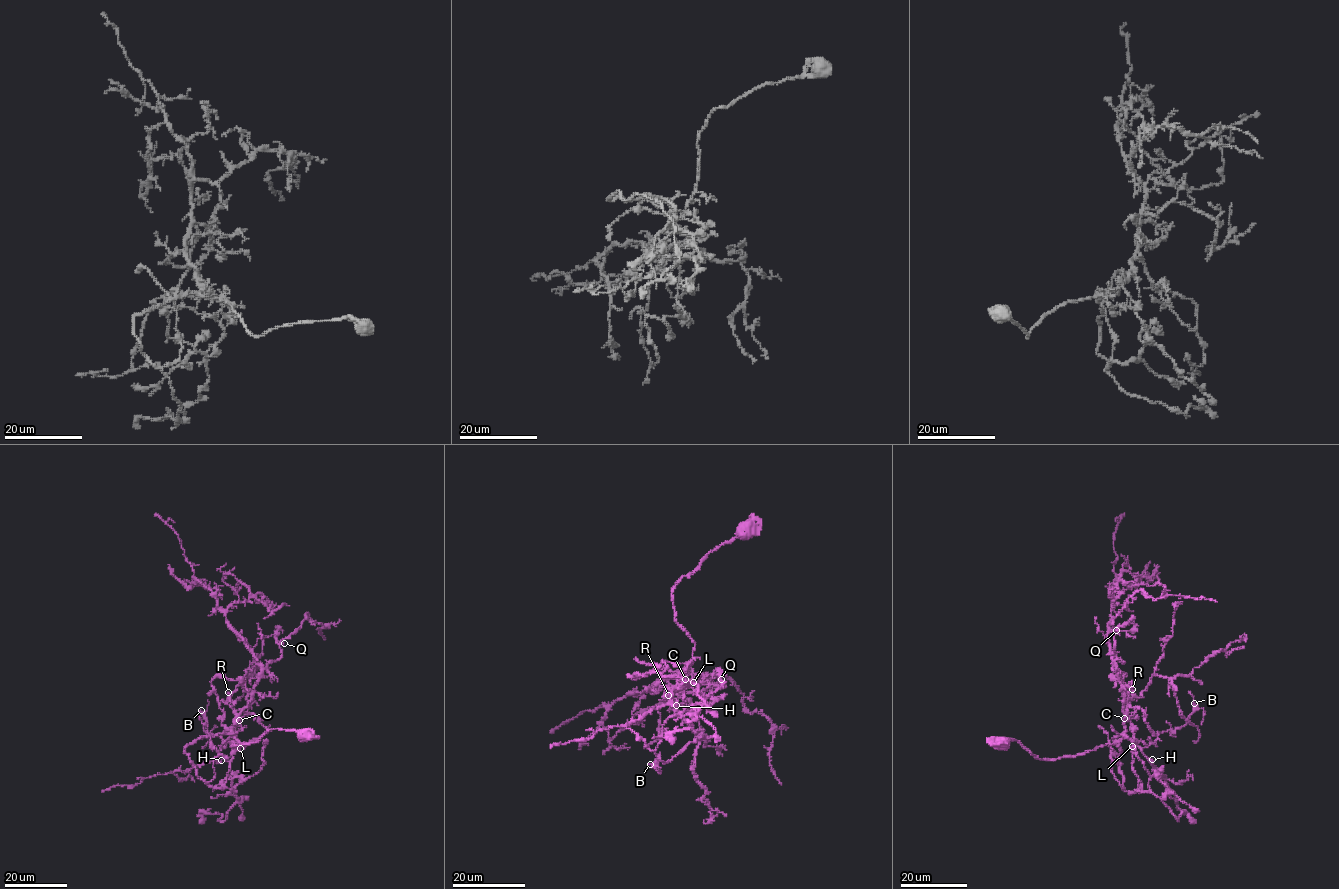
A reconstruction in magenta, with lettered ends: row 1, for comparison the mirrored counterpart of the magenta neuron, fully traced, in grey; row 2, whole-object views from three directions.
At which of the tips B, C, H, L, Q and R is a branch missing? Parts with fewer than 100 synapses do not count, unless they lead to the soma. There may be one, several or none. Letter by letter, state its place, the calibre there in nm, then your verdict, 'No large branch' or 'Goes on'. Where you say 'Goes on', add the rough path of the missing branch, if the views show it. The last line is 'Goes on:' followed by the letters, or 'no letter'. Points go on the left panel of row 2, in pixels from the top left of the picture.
B: Place: (201, 710). Thickness 140 nm. No large branch
C: Place: (239, 720). Thickness 150 nm. No large branch
H: Place: (221, 760). Thickness 190 nm. No large branch
L: Place: (240, 748). Thickness 380 nm. No large branch
Q: Place: (284, 643). Thickness 200 nm. No large branch
R: Place: (228, 692). Thickness 280 nm. Goes on. Course of what is missing: (228, 692), (216, 679), (213, 664), (220, 652), (224, 621), (230, 619), (275, 645), (295, 642), (297, 647)
Goes on: R

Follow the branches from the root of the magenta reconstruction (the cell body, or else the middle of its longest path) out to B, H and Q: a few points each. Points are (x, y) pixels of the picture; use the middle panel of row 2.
B: (745, 530), (673, 589), (675, 620), (694, 650), (671, 694), (677, 712), (663, 726), (657, 760), (650, 764)
H: (745, 530), (715, 548), (673, 589), (675, 620), (694, 644), (692, 660), (673, 691), (671, 704), (676, 705)
Q: (745, 530), (672, 592), (675, 620), (694, 644), (678, 680), (721, 679)

